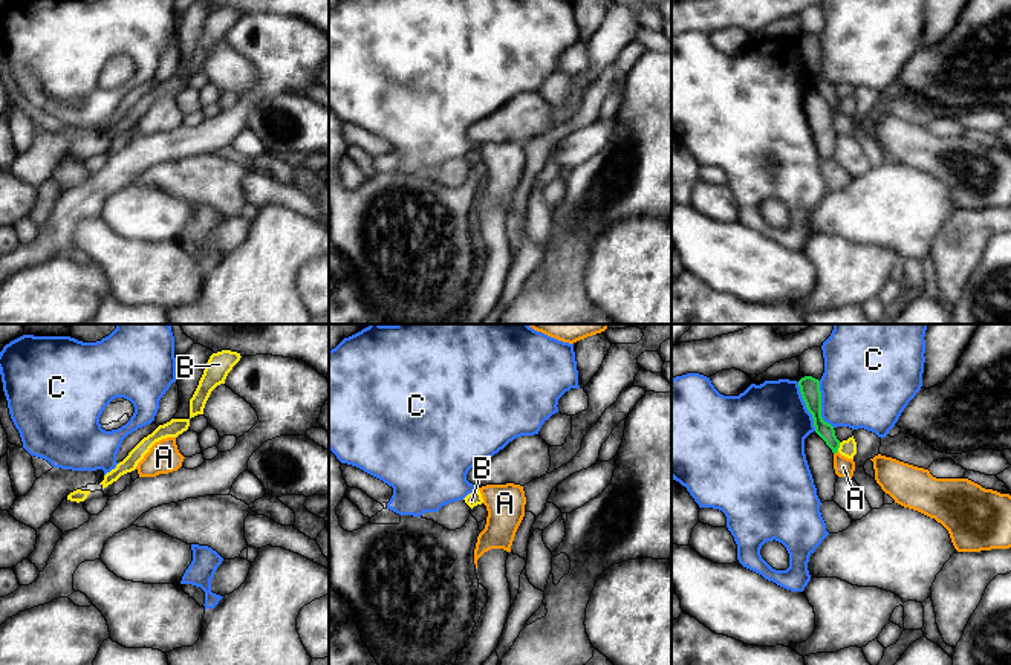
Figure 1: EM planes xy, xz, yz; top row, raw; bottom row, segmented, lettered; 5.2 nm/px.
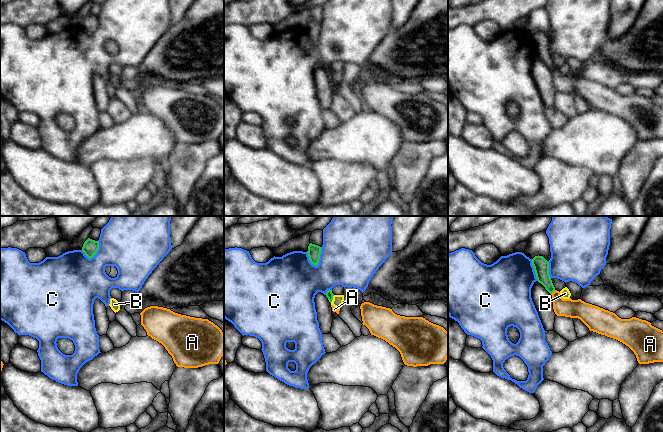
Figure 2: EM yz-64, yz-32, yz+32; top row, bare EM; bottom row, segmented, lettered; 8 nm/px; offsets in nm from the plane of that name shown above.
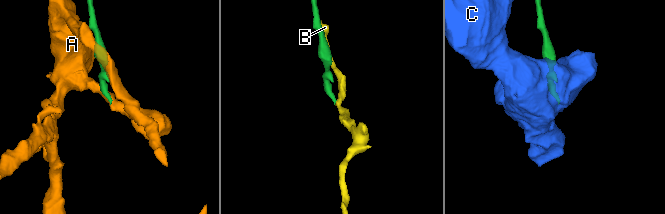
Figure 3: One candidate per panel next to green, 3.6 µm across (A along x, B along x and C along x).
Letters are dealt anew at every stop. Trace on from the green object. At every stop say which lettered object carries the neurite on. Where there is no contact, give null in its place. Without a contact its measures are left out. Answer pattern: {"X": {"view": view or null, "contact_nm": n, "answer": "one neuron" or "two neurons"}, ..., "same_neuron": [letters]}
{"A": {"view": "yz", "contact_nm": 30, "answer": "two neurons"}, "B": {"view": "yz", "contact_nm": 60, "answer": "two neurons"}, "C": {"view": "yz", "contact_nm": 260, "answer": "two neurons"}, "same_neuron": []}

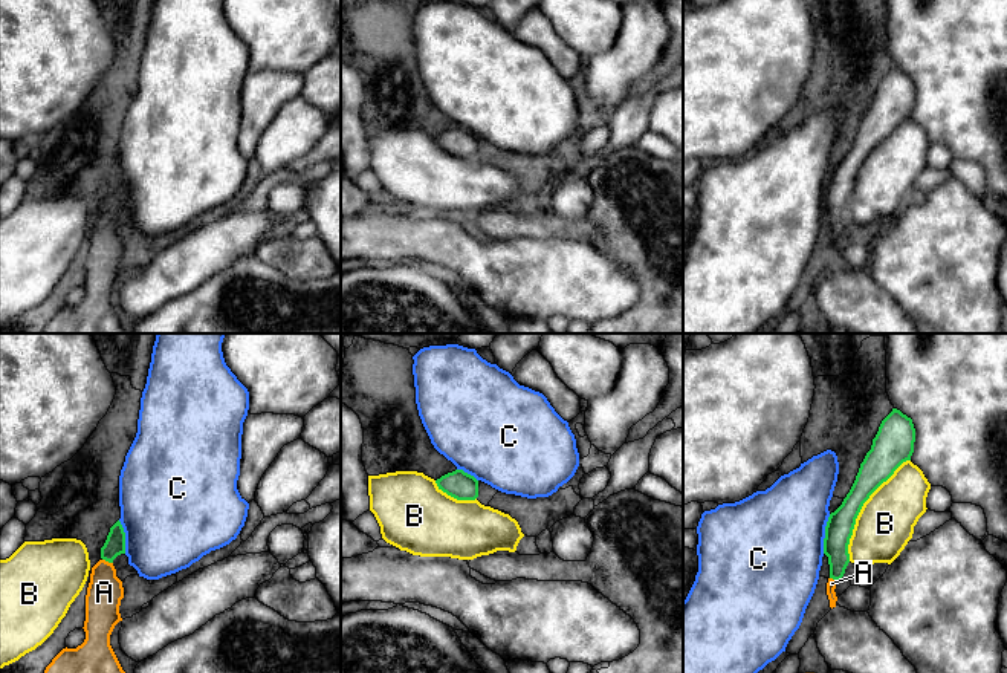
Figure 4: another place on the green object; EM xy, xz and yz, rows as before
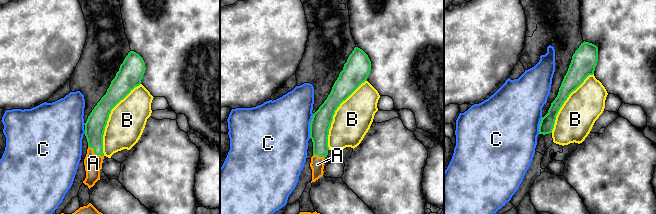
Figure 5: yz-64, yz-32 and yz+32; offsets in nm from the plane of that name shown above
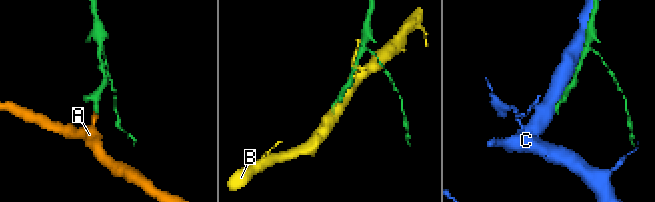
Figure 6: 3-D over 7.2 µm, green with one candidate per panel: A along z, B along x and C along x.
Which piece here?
{"A": {"view": "xy", "contact_nm": 60, "answer": "one neuron"}, "B": {"view": "yz", "contact_nm": 650, "answer": "two neurons"}, "C": {"view": "yz", "contact_nm": 220, "answer": "two neurons"}, "same_neuron": ["A"]}

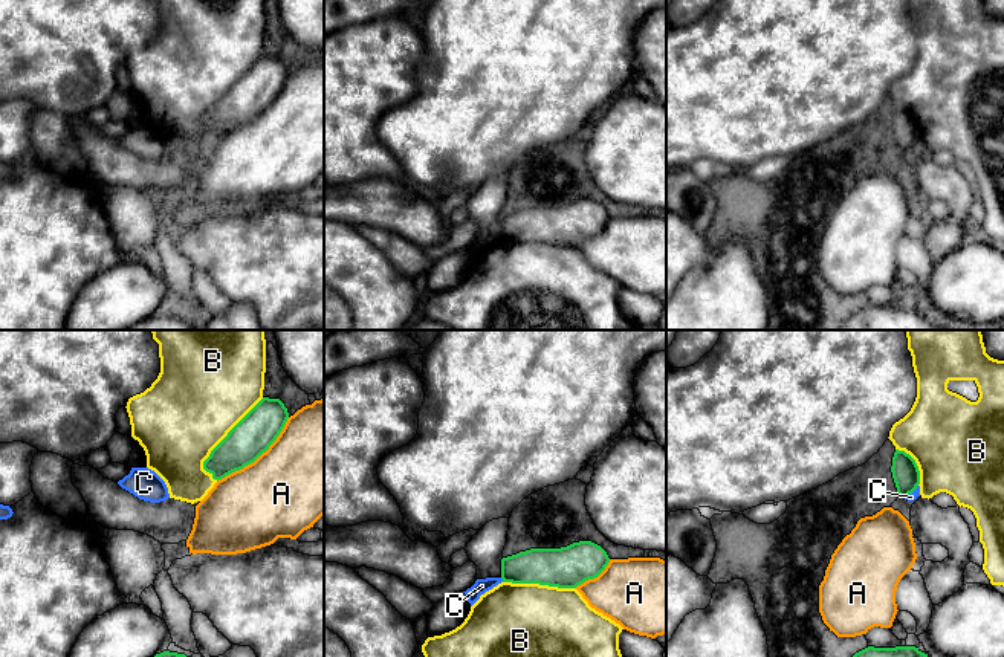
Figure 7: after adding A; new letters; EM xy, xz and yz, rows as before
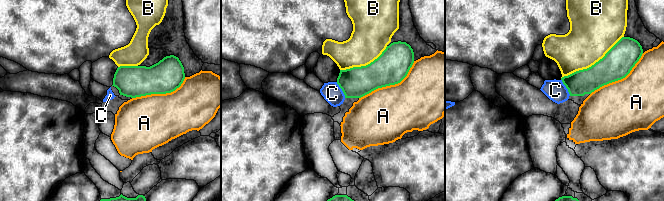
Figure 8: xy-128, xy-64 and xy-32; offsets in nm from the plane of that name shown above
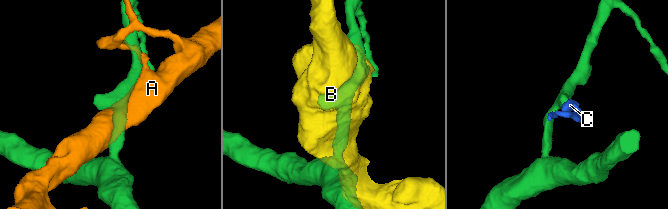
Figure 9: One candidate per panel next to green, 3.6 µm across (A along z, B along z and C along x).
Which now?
{"A": {"view": "xy", "contact_nm": 500, "answer": "two neurons"}, "B": {"view": "xy", "contact_nm": 500, "answer": "two neurons"}, "C": {"view": "xz", "contact_nm": 30, "answer": "two neurons"}, "same_neuron": []}

